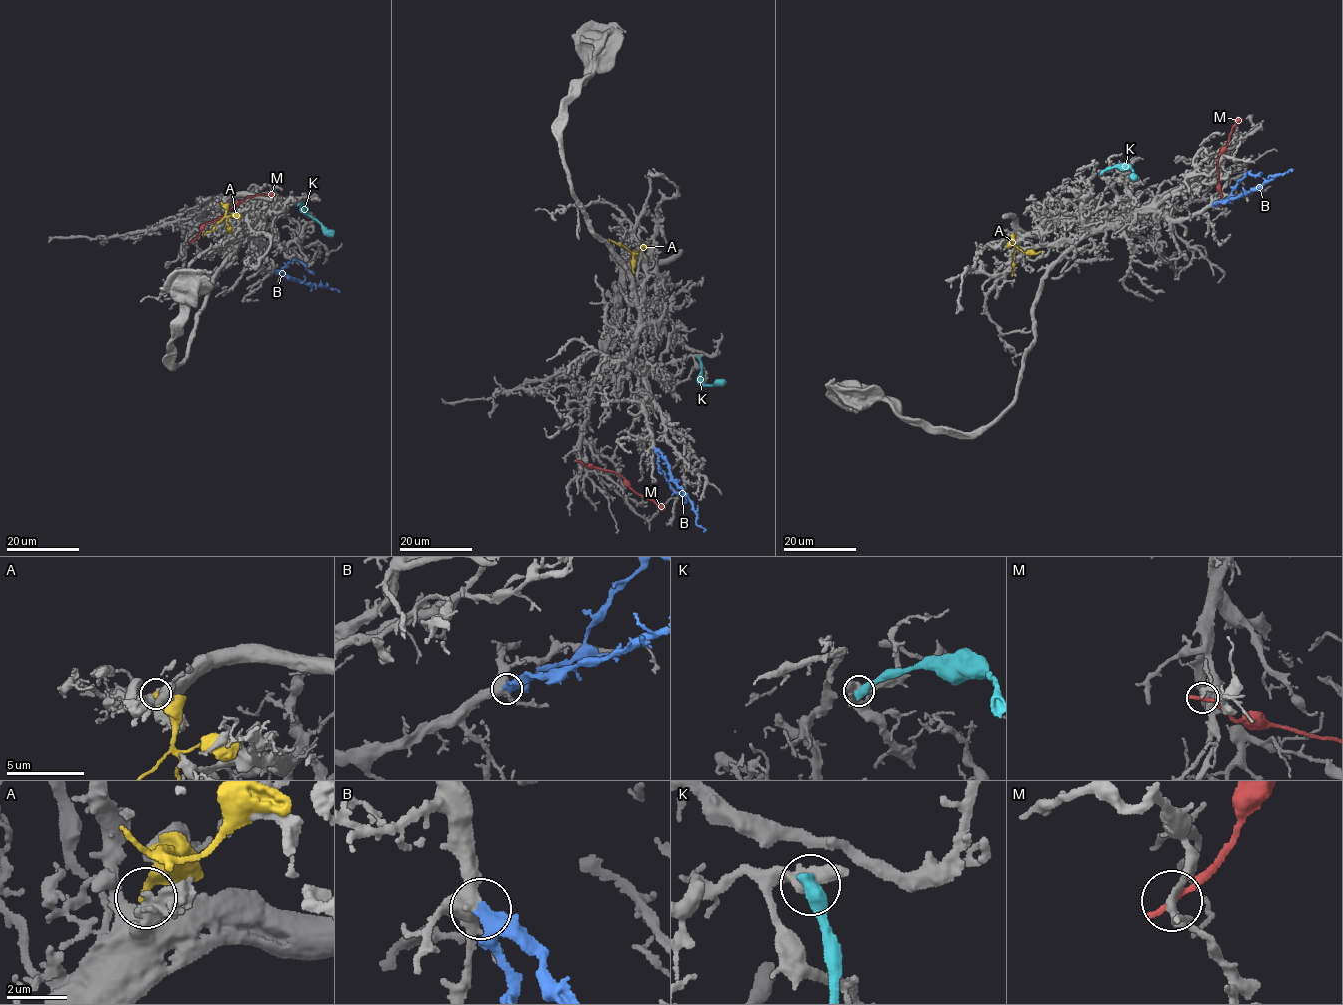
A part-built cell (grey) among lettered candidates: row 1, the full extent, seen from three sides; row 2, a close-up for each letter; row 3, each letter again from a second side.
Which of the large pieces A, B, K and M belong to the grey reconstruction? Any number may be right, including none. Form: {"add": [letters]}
{"add": ["B"]}

